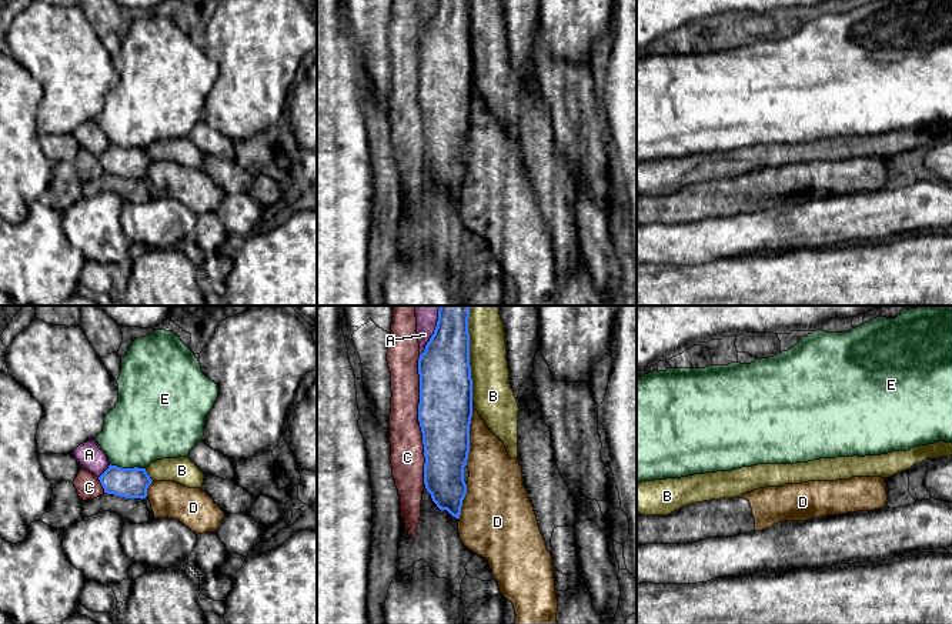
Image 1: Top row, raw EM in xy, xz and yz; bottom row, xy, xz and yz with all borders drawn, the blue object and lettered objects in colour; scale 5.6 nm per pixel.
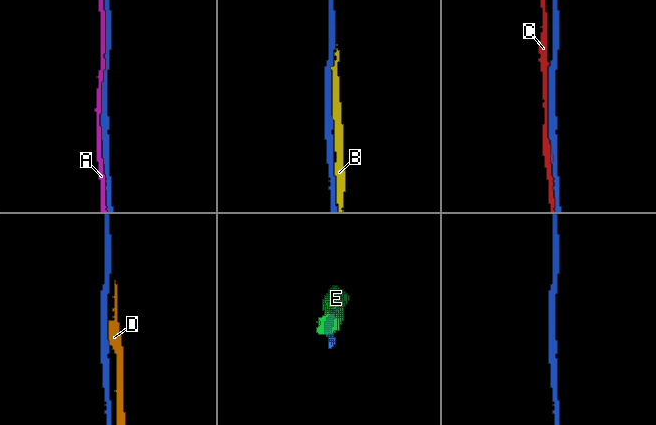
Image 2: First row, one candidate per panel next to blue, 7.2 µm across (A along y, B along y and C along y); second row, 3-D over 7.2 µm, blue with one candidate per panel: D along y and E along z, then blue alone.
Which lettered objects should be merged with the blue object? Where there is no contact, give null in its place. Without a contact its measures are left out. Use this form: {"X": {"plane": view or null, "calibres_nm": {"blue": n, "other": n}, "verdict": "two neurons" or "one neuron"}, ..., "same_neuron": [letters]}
{"A": {"plane": "xz", "calibres_nm": {"blue": 300, "other": 100}, "verdict": "two neurons"}, "B": {"plane": "xz", "calibres_nm": {"blue": 300, "other": 220}, "verdict": "two neurons"}, "C": {"plane": "xz", "calibres_nm": {"blue": 300, "other": 190}, "verdict": "two neurons"}, "D": {"plane": "xz", "calibres_nm": {"blue": 300, "other": 260}, "verdict": "two neurons"}, "E": {"plane": "xy", "calibres_nm": {"blue": 180, "other": 400}, "verdict": "two neurons"}, "same_neuron": []}

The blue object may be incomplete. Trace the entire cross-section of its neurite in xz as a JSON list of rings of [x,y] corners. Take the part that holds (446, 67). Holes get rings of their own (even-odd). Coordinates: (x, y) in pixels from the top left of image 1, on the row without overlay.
[[[468,0],[437,1],[420,34],[418,54],[424,164],[440,190],[460,198],[472,97]]]

